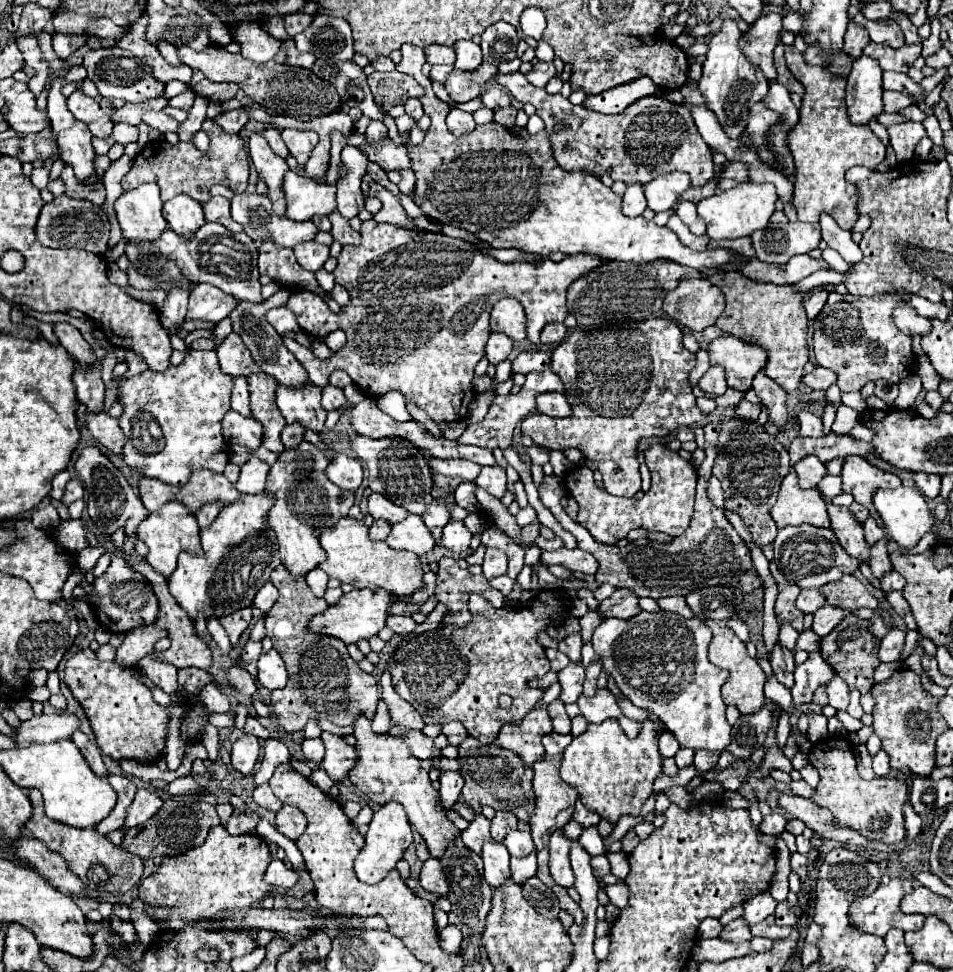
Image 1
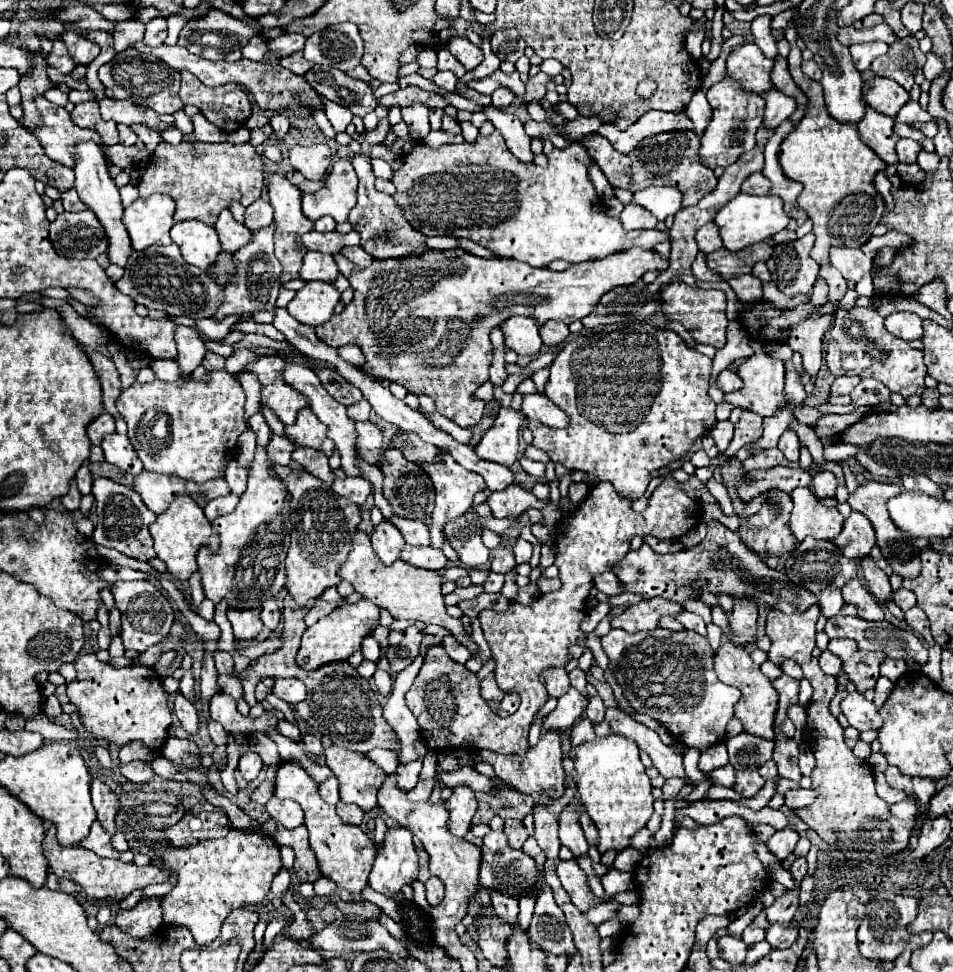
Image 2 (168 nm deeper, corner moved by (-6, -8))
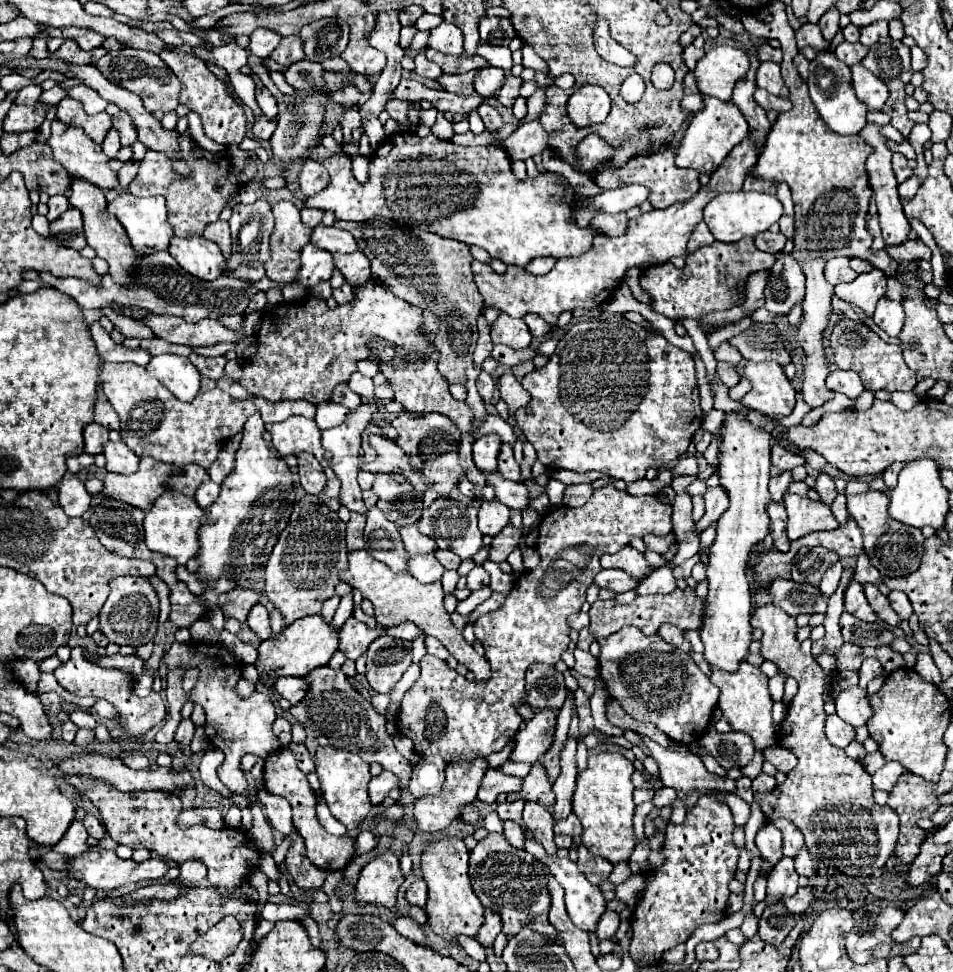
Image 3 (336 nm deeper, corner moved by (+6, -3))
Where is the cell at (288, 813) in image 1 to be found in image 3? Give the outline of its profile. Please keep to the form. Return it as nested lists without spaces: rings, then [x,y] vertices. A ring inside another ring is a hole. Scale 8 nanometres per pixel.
[[[292,832],[290,834],[294,840],[292,840],[292,846],[286,854],[286,872],[292,876],[292,880],[296,882],[296,886],[304,888],[304,890],[314,890],[314,888],[322,888],[324,884],[324,878],[326,878],[326,872],[320,870],[318,866],[314,866],[308,856],[306,856],[306,848],[304,848],[304,842],[302,838]]]

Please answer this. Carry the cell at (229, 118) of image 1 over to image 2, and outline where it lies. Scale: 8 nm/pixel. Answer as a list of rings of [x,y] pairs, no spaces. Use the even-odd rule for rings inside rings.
[[[270,125],[256,127],[256,129],[250,131],[250,143],[252,143],[254,147],[258,147],[260,143],[264,143],[264,141],[270,137],[270,133],[272,133],[272,127],[270,127]]]

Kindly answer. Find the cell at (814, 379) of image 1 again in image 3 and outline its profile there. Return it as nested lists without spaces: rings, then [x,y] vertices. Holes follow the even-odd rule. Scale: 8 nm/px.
[[[834,370],[828,380],[826,380],[828,388],[834,390],[834,392],[842,392],[846,394],[848,398],[858,398],[862,392],[864,392],[864,386],[862,386],[862,380],[858,374],[854,372],[846,372],[846,370]]]

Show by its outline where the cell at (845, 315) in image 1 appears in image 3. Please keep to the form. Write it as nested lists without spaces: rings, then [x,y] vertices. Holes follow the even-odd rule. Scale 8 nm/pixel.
[[[844,318],[842,322],[838,322],[834,326],[834,332],[830,336],[830,346],[836,352],[836,358],[834,358],[836,366],[856,372],[862,378],[866,390],[872,390],[872,392],[878,392],[878,390],[910,392],[910,390],[914,390],[914,386],[918,382],[916,374],[906,366],[906,362],[902,358],[900,346],[884,342],[868,326],[862,326],[858,322],[854,322],[854,320]]]

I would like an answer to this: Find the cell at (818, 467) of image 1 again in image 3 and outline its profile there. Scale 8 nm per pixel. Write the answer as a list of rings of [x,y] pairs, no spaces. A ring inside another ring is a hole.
[[[820,474],[818,478],[816,478],[816,492],[820,494],[820,500],[824,502],[824,504],[832,504],[834,502],[834,498],[836,498],[836,486],[834,486],[834,480],[828,476],[828,474]]]

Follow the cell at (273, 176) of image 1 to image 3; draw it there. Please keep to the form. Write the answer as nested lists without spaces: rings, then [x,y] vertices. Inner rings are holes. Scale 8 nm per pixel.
[[[278,202],[272,208],[276,226],[270,236],[270,260],[264,264],[266,276],[276,284],[288,284],[300,270],[300,250],[310,242],[312,228],[300,220],[300,210],[292,202]]]

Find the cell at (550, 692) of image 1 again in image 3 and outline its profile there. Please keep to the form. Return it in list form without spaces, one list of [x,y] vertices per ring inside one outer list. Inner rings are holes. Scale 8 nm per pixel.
[[[478,756],[476,760],[470,762],[456,762],[452,766],[446,767],[446,780],[442,784],[440,794],[436,796],[422,796],[418,800],[414,800],[414,822],[416,828],[420,828],[422,832],[442,832],[450,826],[450,822],[454,822],[460,816],[460,808],[474,802],[476,800],[476,790],[480,786],[480,778],[486,772],[486,762],[482,756]]]

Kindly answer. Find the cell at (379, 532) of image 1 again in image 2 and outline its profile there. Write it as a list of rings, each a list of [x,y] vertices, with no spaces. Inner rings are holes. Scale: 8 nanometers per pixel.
[[[386,521],[374,527],[374,533],[370,535],[370,539],[376,555],[384,565],[392,565],[400,557],[402,547],[406,545],[402,533],[392,523],[386,523]]]

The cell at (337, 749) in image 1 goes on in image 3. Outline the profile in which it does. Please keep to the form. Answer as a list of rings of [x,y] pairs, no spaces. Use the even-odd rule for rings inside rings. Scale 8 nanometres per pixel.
[[[320,746],[316,750],[316,774],[320,778],[322,786],[322,796],[334,814],[348,830],[356,830],[366,816],[372,810],[370,798],[368,798],[368,782],[370,782],[370,764],[366,764],[358,754],[342,750],[342,748],[330,748],[330,746]]]

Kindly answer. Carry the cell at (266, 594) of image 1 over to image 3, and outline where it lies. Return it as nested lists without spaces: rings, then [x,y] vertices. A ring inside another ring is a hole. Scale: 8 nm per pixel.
[[[256,604],[250,614],[248,614],[248,626],[258,634],[260,640],[268,640],[272,636],[270,630],[270,620],[268,620],[268,610],[262,604]]]

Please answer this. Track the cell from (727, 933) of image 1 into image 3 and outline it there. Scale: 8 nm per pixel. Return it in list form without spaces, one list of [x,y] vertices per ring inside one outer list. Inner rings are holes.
[[[748,914],[746,920],[744,920],[744,924],[740,926],[740,930],[744,932],[746,938],[754,938],[756,932],[758,932],[758,918],[754,914]]]

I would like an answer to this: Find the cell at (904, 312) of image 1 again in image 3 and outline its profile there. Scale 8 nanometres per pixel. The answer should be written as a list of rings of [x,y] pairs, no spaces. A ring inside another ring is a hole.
[[[880,298],[876,312],[874,312],[874,322],[888,334],[888,336],[898,336],[902,326],[904,326],[904,310],[900,302],[892,302],[888,298]]]

